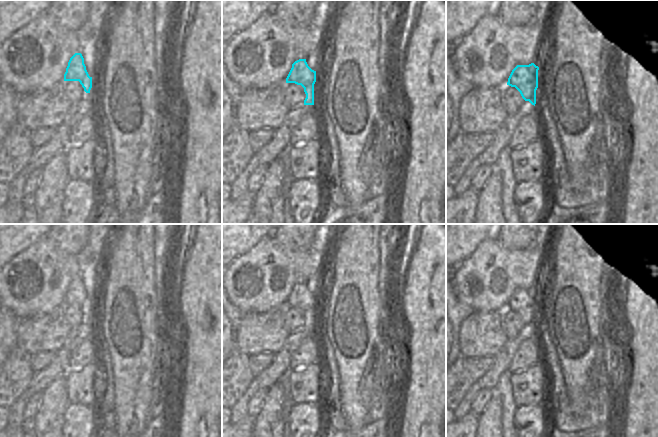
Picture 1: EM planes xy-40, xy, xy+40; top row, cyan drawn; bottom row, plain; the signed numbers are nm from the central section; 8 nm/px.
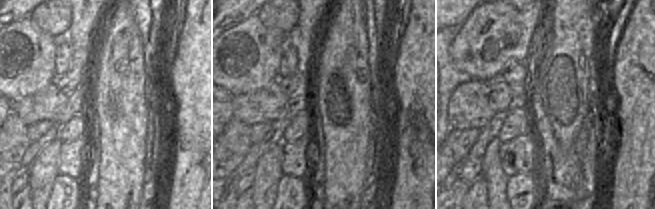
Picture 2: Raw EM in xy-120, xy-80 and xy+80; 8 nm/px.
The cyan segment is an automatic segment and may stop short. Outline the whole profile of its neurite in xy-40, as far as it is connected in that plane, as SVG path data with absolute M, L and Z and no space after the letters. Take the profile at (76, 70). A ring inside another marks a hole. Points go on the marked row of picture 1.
M75 53L69 60L64 81L79 81L84 91L90 93L92 88L92 77L89 76L84 58L81 53Z

